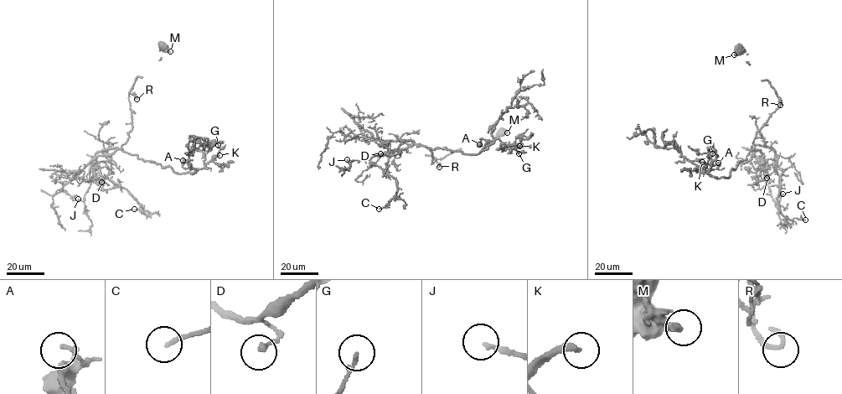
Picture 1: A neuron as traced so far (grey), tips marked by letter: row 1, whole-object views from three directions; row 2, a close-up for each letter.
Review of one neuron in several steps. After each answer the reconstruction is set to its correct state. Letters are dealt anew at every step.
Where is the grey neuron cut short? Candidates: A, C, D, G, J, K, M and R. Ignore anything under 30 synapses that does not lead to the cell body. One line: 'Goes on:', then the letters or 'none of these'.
Goes on: K

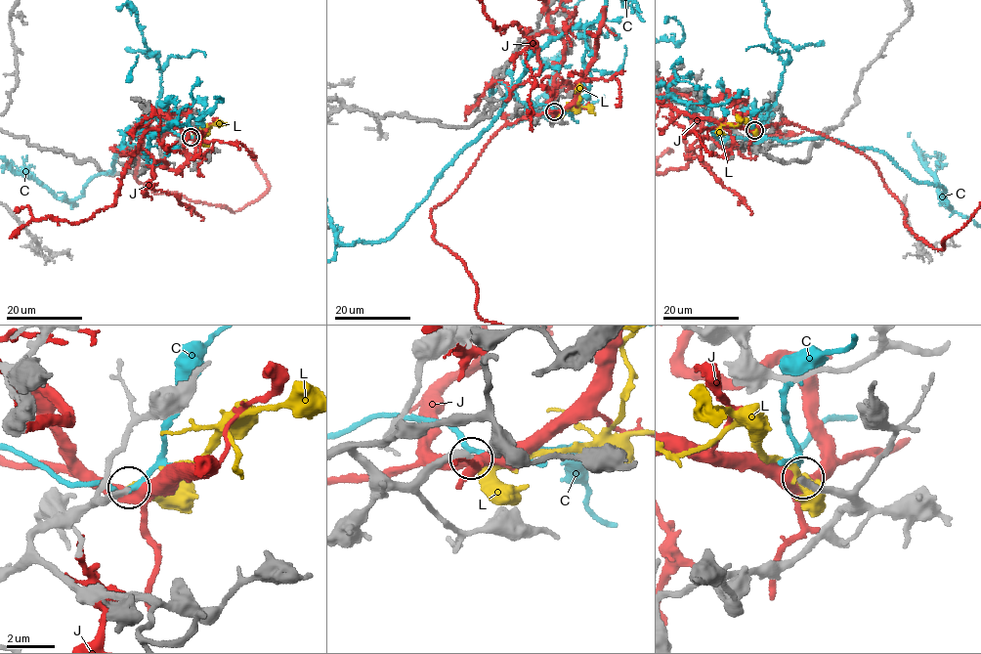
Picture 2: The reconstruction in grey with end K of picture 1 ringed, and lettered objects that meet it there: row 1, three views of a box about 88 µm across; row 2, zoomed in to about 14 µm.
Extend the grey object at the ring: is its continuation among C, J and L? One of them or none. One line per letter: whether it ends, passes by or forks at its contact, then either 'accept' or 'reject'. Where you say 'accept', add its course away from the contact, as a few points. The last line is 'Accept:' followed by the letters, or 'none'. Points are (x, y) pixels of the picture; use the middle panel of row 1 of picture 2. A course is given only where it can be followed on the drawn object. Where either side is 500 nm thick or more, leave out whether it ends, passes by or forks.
C: it passes by | reject
J: it passes by | reject
L: it ends | accept | via (554, 110), (573, 109), (578, 102), (578, 87), (575, 93)
Accept: L

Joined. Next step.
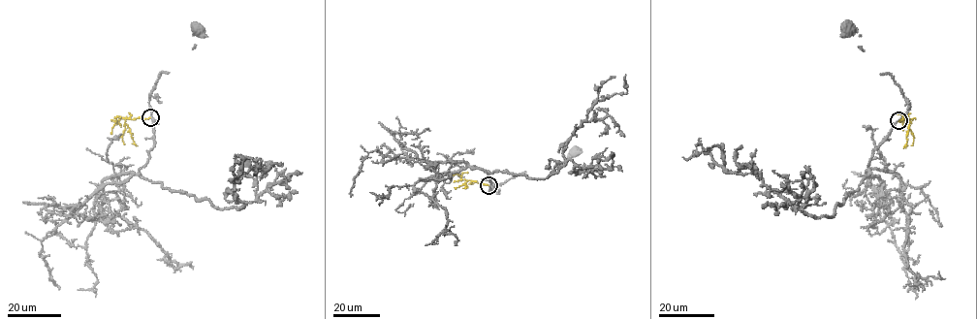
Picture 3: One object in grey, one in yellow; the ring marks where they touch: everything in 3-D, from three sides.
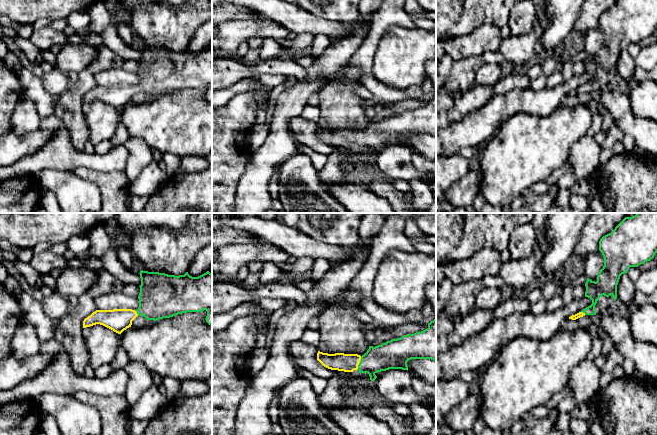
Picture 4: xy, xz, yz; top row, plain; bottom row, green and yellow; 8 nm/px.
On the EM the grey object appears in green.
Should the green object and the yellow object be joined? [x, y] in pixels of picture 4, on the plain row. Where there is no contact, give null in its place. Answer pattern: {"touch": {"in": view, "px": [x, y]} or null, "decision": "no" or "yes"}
{"touch": {"in": "xz", "px": [359, 139]}, "decision": "yes"}

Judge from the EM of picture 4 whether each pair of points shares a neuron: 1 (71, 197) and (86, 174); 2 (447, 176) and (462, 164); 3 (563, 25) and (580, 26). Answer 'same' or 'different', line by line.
1: different
2: same
3: different

